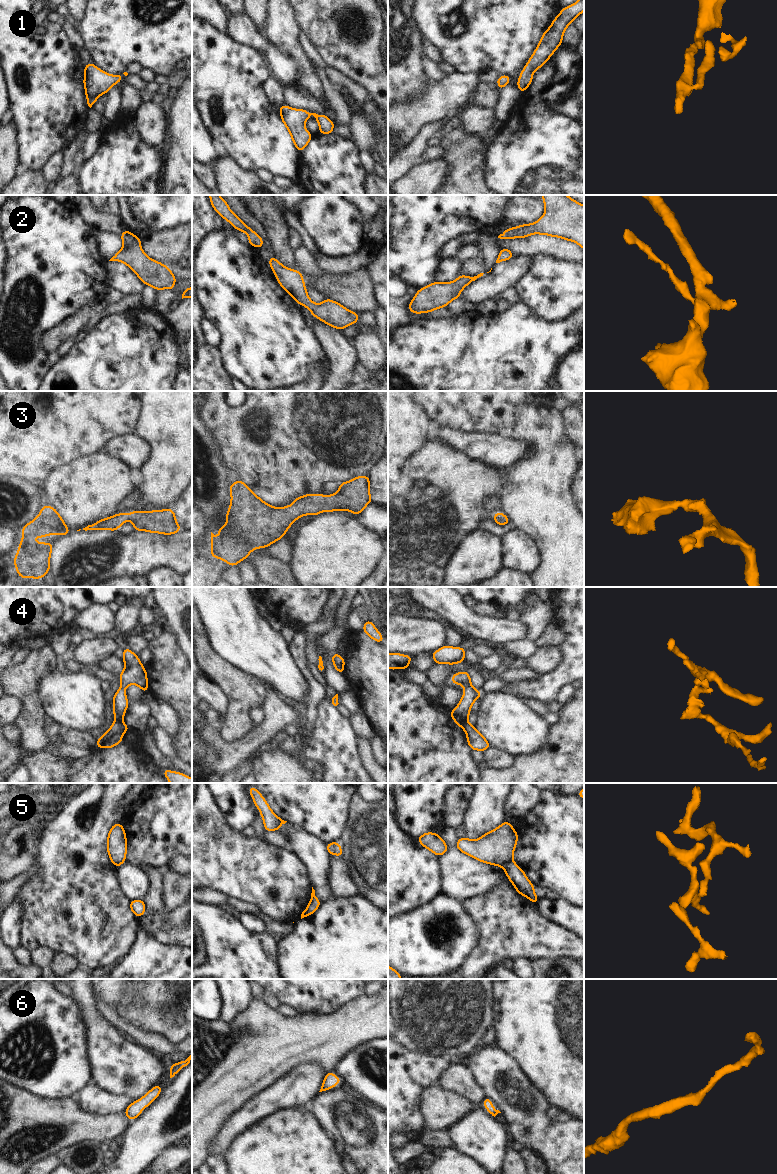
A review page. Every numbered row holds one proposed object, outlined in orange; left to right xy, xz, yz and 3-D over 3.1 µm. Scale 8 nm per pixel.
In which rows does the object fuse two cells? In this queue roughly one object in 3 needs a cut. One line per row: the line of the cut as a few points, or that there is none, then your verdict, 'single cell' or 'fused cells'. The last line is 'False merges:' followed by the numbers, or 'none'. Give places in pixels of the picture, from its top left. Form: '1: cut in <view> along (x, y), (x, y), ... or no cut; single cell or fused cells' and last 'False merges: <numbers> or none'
1: no cut; single cell
2: no cut; single cell
3: no cut; single cell
4: no cut; single cell
5: cut in yz along (511, 860), (505, 861), (501, 865); fused cells
6: no cut; single cell
False merges: 5

